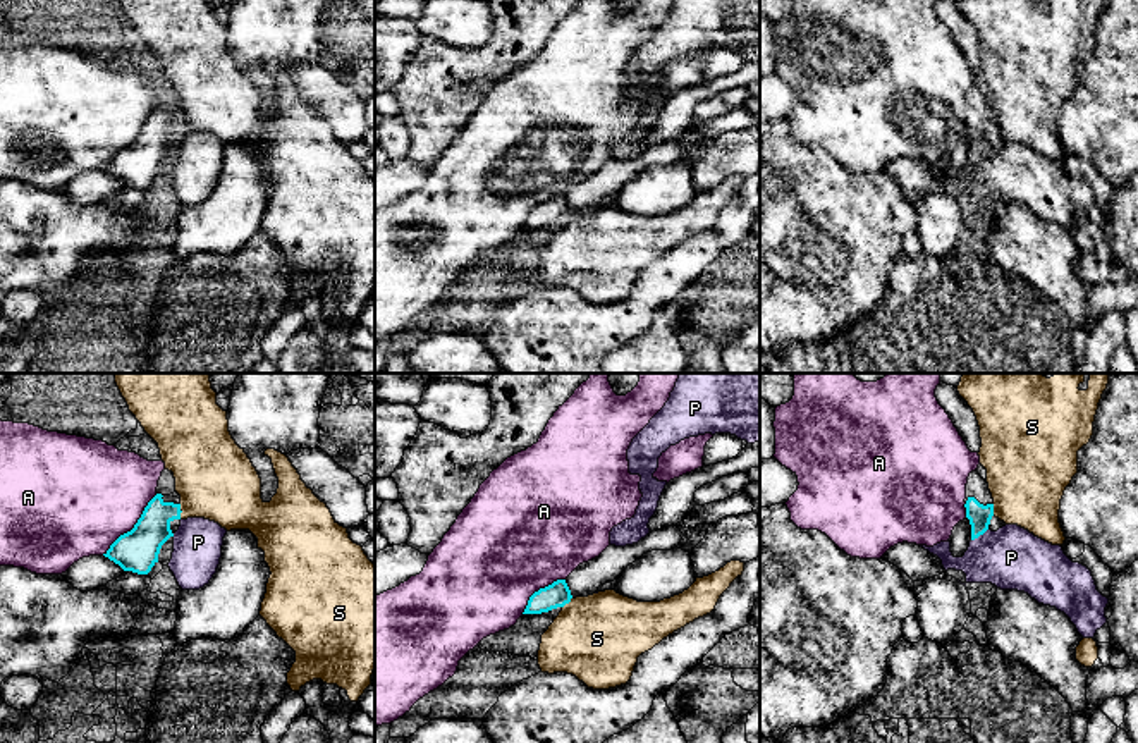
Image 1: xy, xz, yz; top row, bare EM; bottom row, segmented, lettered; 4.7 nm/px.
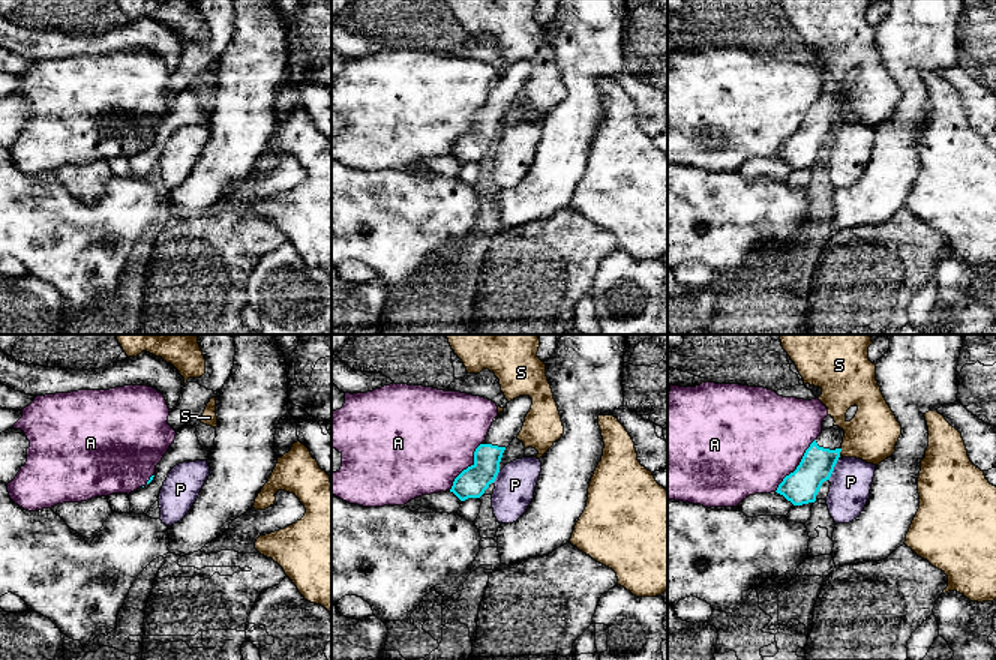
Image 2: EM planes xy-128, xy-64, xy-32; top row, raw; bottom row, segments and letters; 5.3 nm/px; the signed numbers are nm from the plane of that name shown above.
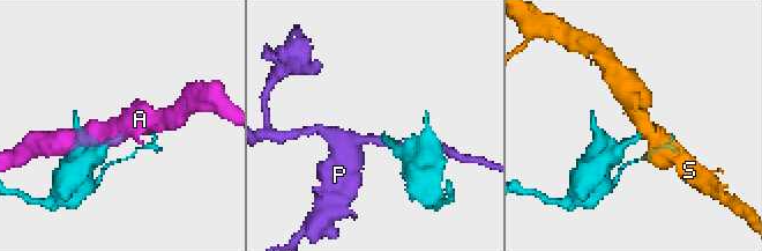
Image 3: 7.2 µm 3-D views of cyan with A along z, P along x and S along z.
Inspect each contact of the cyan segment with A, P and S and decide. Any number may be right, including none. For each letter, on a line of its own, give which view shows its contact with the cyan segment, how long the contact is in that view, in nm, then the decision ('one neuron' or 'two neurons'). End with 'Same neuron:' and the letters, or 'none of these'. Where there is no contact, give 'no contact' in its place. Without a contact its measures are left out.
A: meets cyan in xy; contact 380 nm long; two neurons
P: meets cyan in yz; contact 100 nm long; two neurons
S: meets cyan in xy; contact 70 nm long; two neurons
Same neuron: none of these

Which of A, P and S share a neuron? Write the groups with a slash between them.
A / P / S

